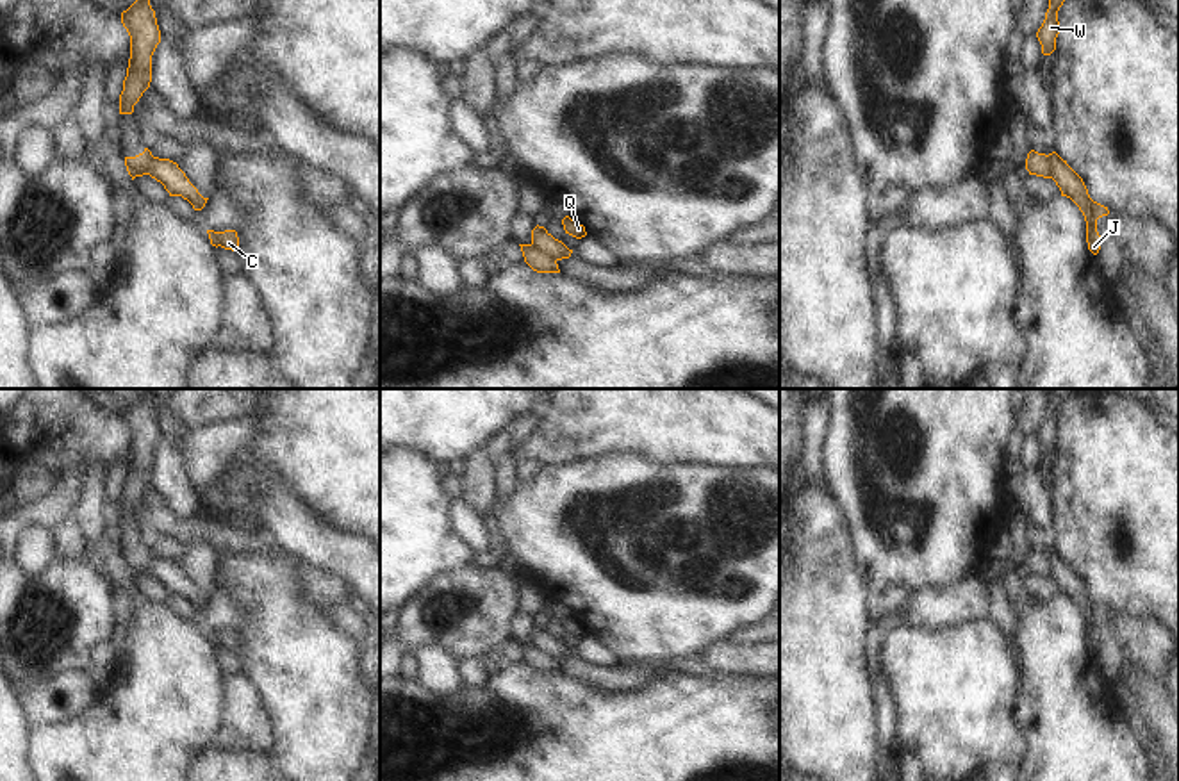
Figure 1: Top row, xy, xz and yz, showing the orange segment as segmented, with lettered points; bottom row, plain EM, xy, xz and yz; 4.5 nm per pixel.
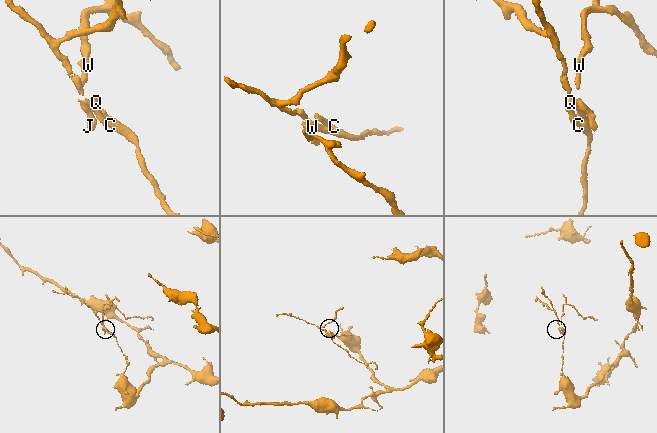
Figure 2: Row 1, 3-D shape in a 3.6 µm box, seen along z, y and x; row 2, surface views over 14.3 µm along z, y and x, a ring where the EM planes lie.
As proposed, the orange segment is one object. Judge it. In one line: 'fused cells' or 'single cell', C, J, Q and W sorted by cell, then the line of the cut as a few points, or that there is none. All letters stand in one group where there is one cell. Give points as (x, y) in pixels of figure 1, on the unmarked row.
fused cells; groups C Q / J W; cut xz (530, 644), (555, 660)

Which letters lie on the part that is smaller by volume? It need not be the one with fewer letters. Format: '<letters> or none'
J, W

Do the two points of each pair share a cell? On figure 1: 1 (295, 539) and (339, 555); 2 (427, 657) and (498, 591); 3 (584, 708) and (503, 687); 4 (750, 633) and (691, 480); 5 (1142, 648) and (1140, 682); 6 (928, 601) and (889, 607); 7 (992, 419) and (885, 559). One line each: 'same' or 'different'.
1: same
2: different
3: same
4: different
5: different
6: different
7: same

